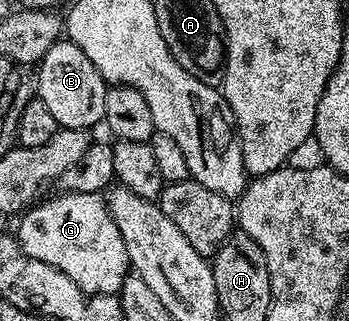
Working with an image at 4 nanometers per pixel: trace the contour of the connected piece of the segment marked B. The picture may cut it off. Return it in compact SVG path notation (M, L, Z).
M67 40L54 43L50 52L46 52L46 56L38 64L36 72L35 93L42 100L42 104L46 104L50 116L54 116L57 127L65 130L91 131L92 126L99 127L103 123L109 83L104 81L98 68L90 64L86 52L82 52L78 44Z

